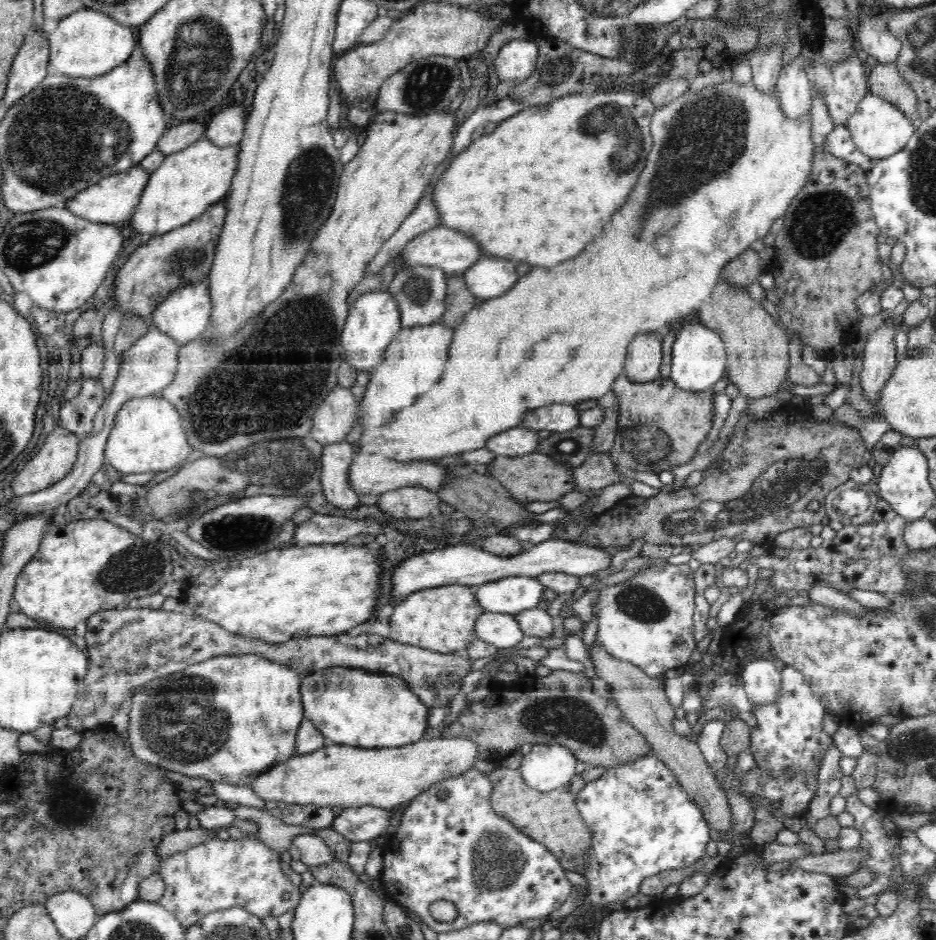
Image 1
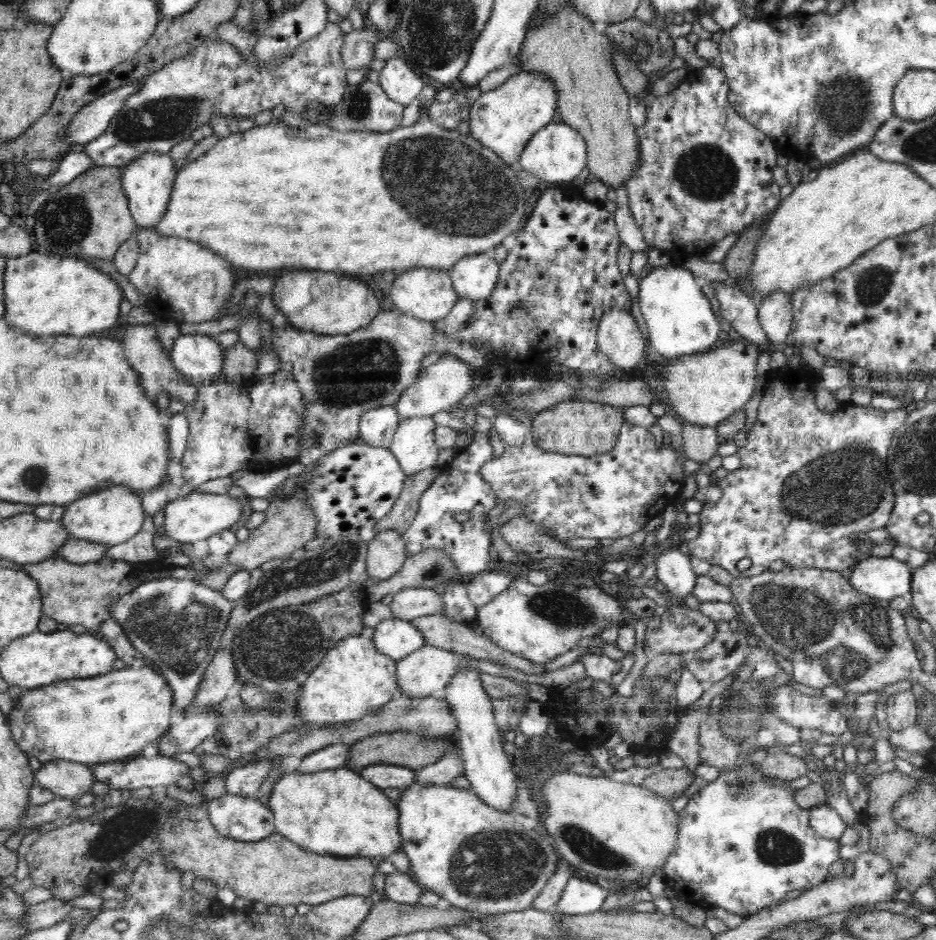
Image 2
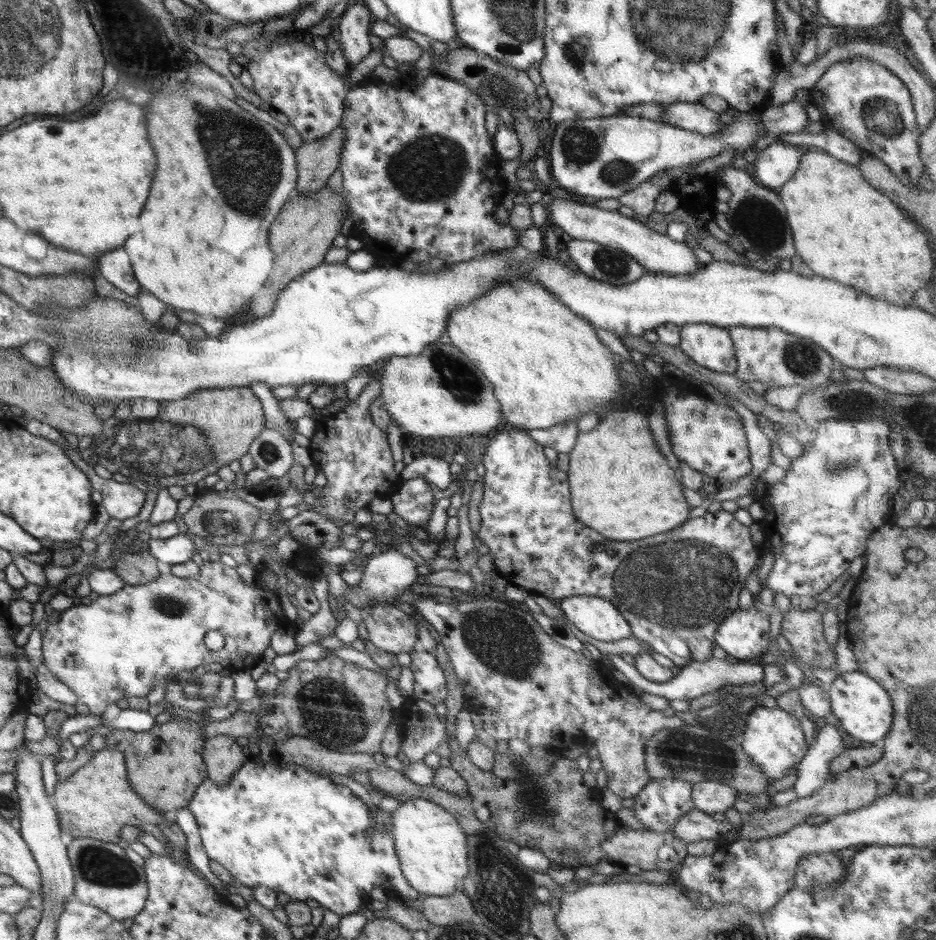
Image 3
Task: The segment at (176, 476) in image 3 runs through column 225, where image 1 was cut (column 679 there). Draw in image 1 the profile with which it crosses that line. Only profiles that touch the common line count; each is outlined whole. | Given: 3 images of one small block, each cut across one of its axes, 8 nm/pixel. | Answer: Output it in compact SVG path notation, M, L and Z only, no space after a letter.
M622 374L614 381L611 386L611 390L616 394L616 402L618 402L619 407L619 418L618 418L618 428L615 436L615 443L609 450L612 460L620 467L630 467L636 471L648 471L656 472L657 474L663 470L671 471L676 466L682 466L682 464L688 464L696 454L698 446L706 440L710 428L712 428L712 423L714 422L714 397L715 392L712 388L706 389L703 392L695 393L694 391L682 390L672 379L660 379L657 378L654 381L635 383L628 380L627 377Z

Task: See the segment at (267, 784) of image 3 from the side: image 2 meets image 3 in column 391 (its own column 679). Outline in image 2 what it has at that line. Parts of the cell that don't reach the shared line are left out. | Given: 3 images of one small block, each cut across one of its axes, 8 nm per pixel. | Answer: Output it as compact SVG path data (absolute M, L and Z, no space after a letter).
M758 763L752 765L746 764L746 766L740 766L740 768L720 771L718 777L692 795L687 805L683 808L683 811L679 812L678 838L671 855L667 858L665 867L666 879L676 889L679 900L684 900L690 904L708 902L711 906L722 907L729 912L747 916L748 914L766 909L767 906L774 905L777 901L784 898L788 892L792 892L792 890L809 889L811 886L821 883L826 879L826 876L828 876L828 867L832 862L838 860L838 852L840 852L841 844L839 841L831 841L821 837L811 828L808 809L799 807L796 805L796 801L794 801L794 788L785 786L782 783L782 779L764 775L764 773L757 768L756 764Z

